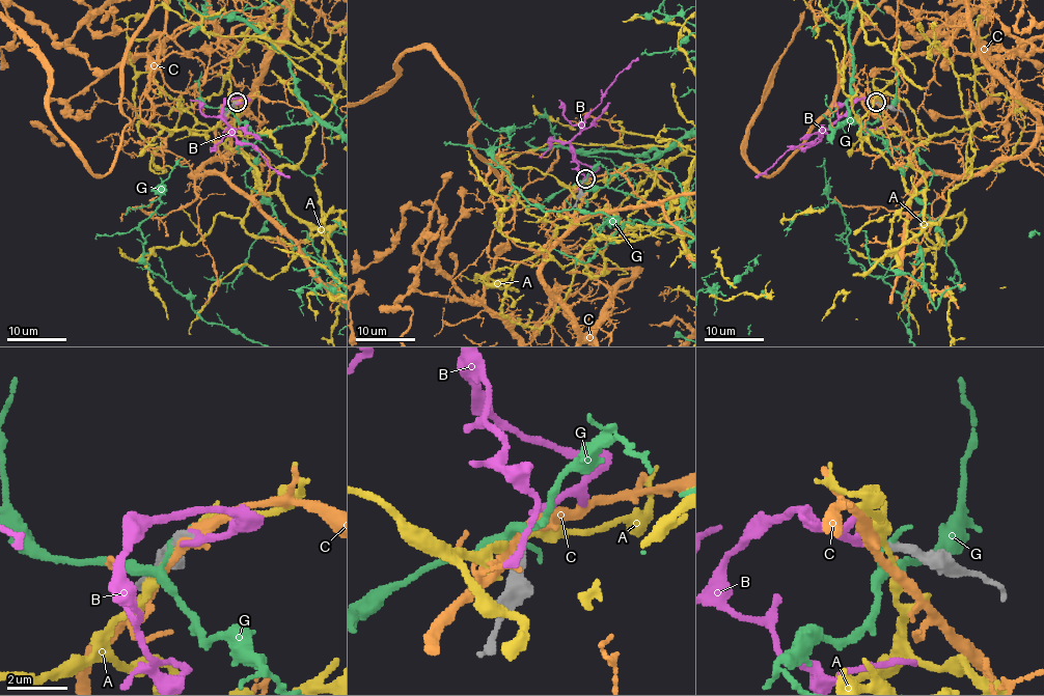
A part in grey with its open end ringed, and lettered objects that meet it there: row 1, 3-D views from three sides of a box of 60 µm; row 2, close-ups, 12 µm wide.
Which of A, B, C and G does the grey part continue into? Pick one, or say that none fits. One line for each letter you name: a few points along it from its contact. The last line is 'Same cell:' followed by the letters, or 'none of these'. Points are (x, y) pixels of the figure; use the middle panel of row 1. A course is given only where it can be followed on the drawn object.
B: course (584, 179), (593, 167), (572, 152), (572, 139), (601, 102), (601, 94), (638, 58)
Same cell: B

